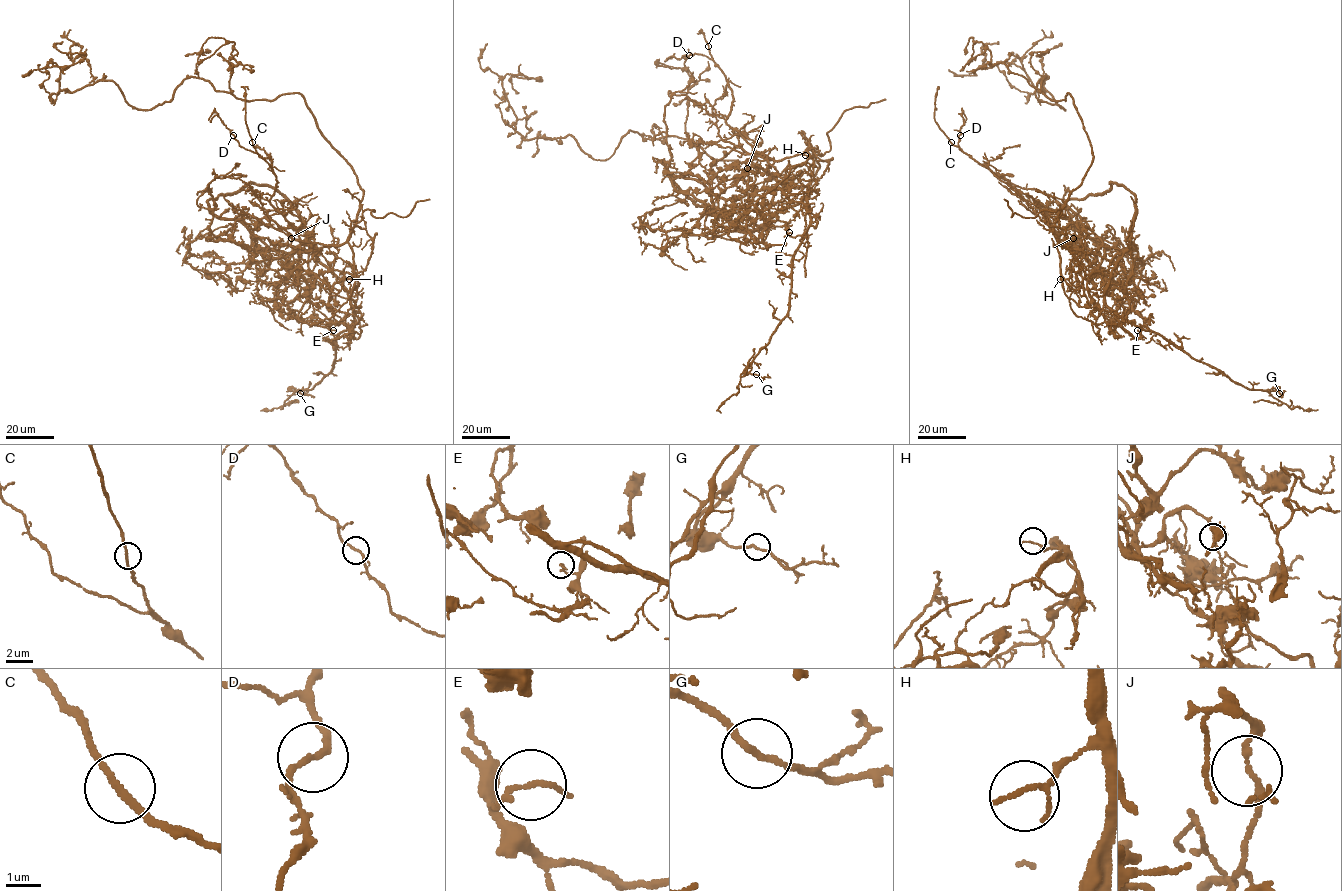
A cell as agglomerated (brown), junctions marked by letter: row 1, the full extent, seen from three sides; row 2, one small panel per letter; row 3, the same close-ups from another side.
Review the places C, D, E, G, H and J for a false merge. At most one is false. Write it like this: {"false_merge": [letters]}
{"false_merge": ["J"]}

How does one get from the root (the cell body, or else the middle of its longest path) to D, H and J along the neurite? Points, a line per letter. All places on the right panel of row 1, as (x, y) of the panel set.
D: (1088, 136), (1092, 163), (1054, 226), (1061, 245), (1066, 244), (1021, 196), (959, 148), (960, 135)
H: (1088, 136), (1092, 163), (1082, 182), (1070, 194), (1054, 229), (1060, 258), (1060, 279)
J: (1088, 136), (1092, 163), (1070, 194), (1054, 229), (1061, 245), (1066, 244), (1060, 241), (1065, 234), (1073, 238)

